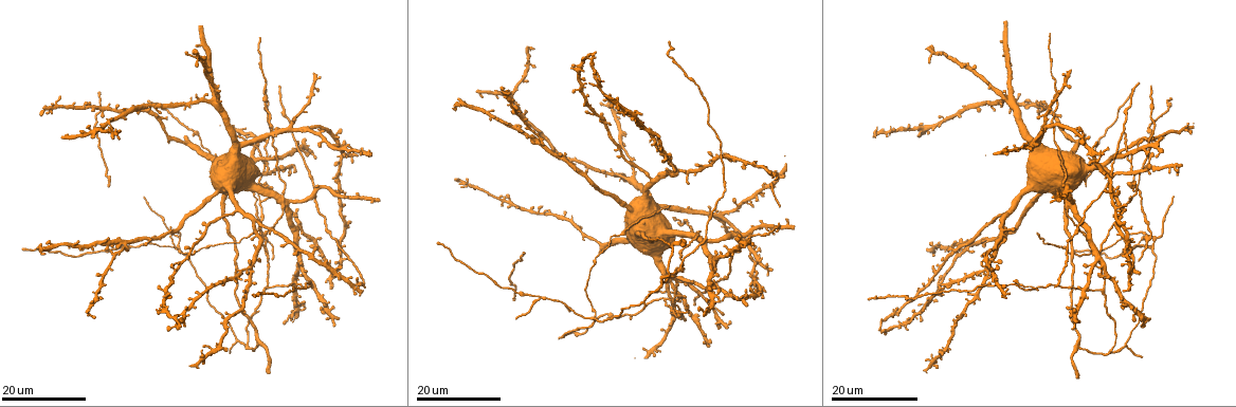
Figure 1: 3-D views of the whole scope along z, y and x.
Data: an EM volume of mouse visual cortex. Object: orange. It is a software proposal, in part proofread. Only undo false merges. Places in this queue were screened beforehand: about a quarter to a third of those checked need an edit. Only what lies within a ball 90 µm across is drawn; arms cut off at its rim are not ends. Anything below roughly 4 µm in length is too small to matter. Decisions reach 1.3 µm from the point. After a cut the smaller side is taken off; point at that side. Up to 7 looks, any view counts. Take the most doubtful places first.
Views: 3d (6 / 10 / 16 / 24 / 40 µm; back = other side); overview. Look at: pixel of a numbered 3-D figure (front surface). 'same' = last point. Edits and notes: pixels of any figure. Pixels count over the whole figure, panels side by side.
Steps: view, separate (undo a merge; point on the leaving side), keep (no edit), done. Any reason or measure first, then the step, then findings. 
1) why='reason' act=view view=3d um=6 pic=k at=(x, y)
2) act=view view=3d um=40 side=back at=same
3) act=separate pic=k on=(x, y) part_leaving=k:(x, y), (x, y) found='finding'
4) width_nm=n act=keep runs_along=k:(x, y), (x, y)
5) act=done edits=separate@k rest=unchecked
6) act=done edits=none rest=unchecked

act=view view=3d um=24 pic=1 at=(284, 194)

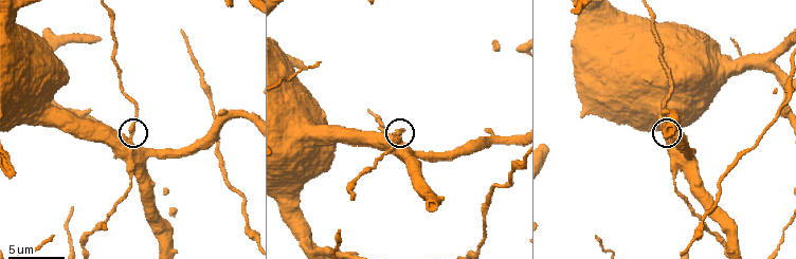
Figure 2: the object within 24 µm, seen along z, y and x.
why='zoom in' act=view view=3d um=6 pic=2 at=(129, 137)

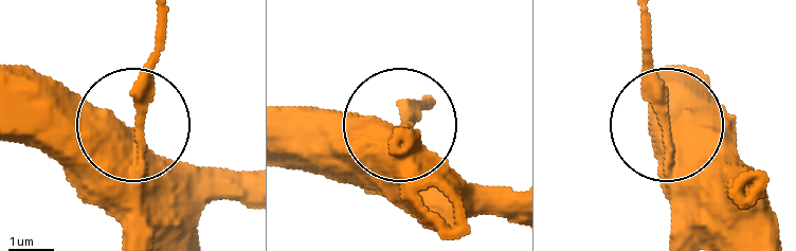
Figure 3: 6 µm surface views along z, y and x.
act=keep found='one cell here'

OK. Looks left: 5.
why='looks like a crossing' act=view view=3d um=16 pic=1 at=(676, 301)

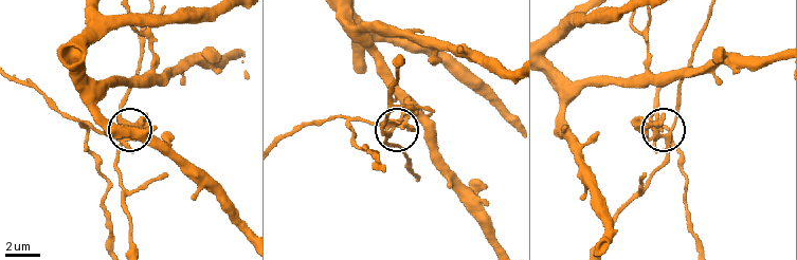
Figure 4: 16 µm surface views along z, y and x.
act=view view=3d um=6 pic=4 at=(391, 130)

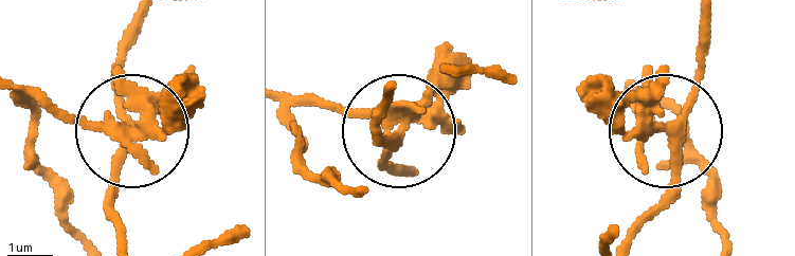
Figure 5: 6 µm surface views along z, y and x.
width_nm=320 act=separate pic=5 on=(112, 71) part_leaving=5:(140, 125), (75, 125), (18, 91) found='two cells meet here'

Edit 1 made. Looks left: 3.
act=view view=overview

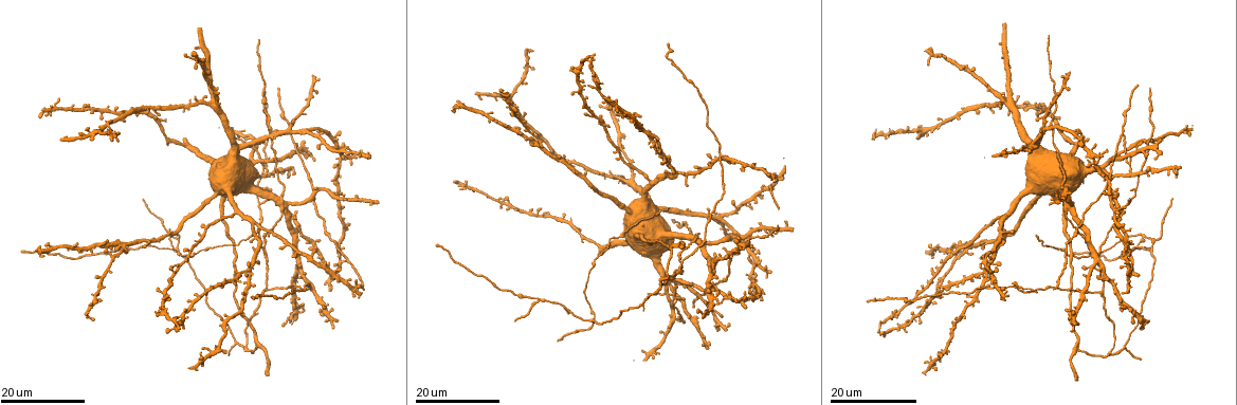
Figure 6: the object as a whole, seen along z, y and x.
why='three-way junction' act=view view=3d um=16 pic=6 at=(266, 257)

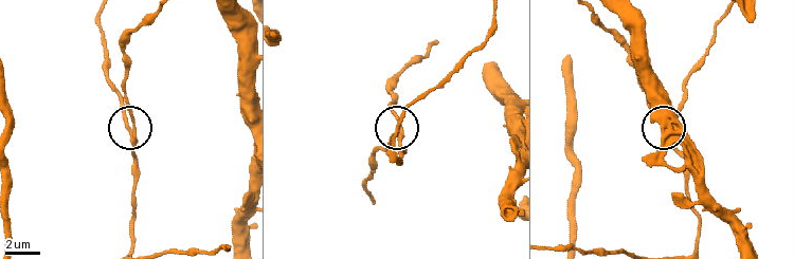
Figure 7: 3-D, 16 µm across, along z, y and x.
act=view view=3d um=10 pic=7 at=(129, 131)

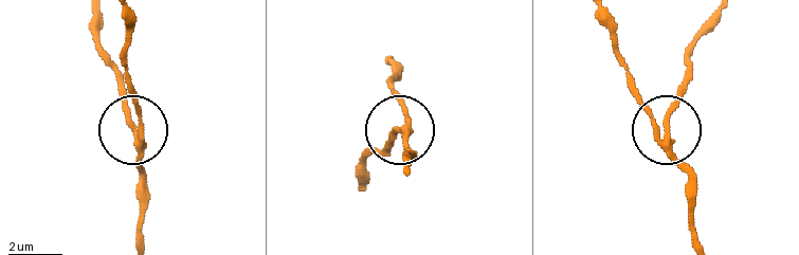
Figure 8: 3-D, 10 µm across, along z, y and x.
width_nm=220 act=keep runs_along=8:(124, 19), (124, 73), (138, 108), (135, 126), (120, 76) found='continuous, no second cell'

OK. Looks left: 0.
act=done edits=separate@5 rest=unchecked

